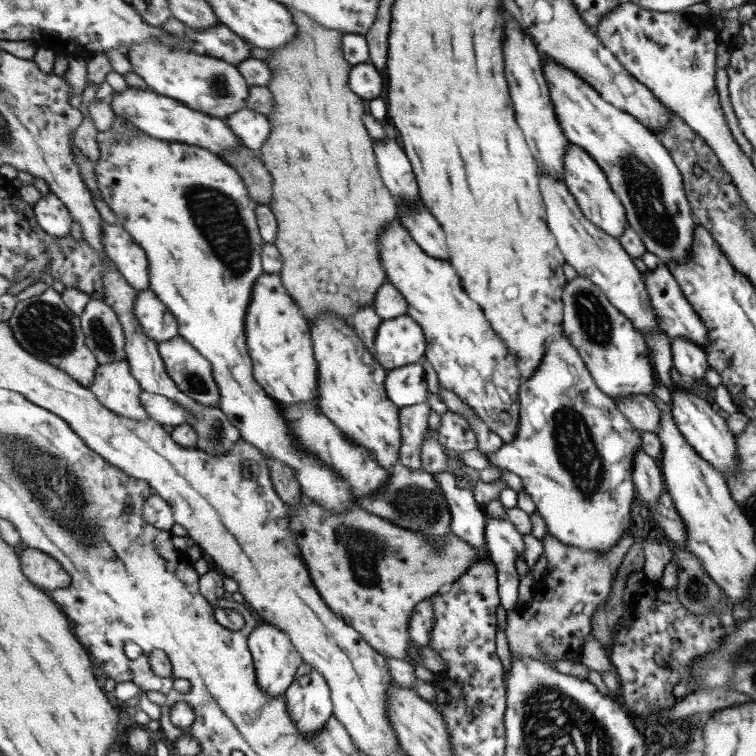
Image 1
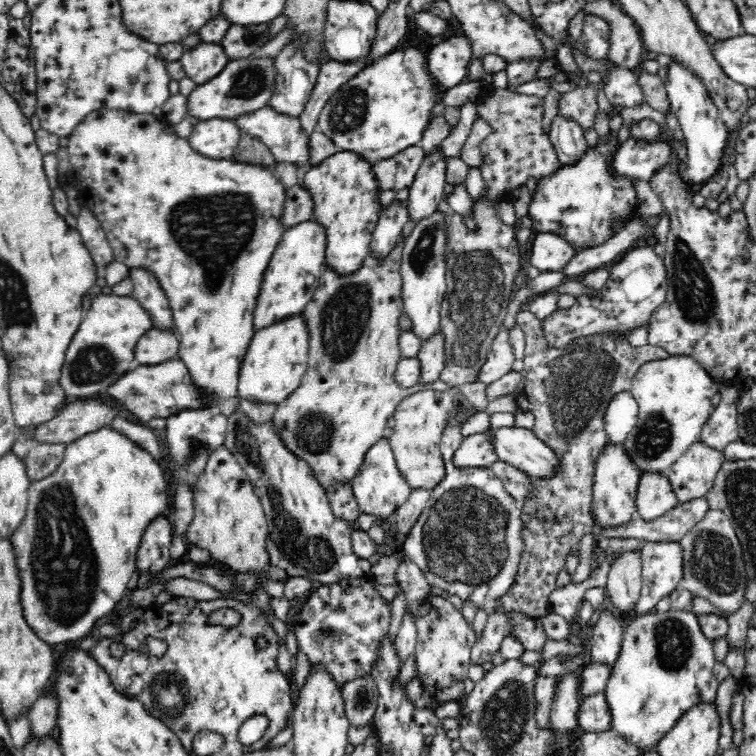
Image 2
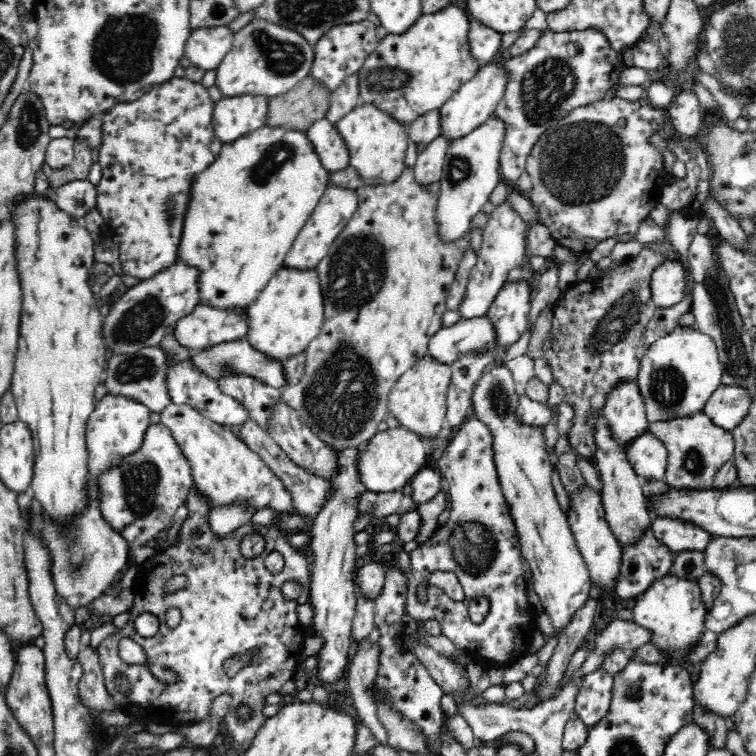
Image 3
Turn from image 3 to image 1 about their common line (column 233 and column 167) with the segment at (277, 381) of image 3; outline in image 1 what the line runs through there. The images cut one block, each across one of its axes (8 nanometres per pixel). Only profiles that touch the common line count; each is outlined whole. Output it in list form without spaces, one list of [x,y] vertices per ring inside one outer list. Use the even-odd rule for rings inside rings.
[[[181,335],[159,343],[165,366],[177,386],[197,402],[218,406],[222,394],[214,377],[213,364]]]

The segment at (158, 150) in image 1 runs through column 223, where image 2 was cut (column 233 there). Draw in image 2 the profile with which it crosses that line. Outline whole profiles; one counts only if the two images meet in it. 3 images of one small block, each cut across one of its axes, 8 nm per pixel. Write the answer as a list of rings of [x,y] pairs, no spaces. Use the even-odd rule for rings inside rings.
[[[106,108],[94,111],[67,137],[70,169],[74,172],[76,188],[79,190],[80,199],[85,201],[100,221],[112,247],[113,258],[122,261],[129,269],[132,266],[148,266],[157,276],[171,308],[174,329],[181,340],[178,357],[189,367],[189,373],[192,374],[197,385],[205,387],[205,390],[213,395],[213,401],[210,401],[209,405],[206,404],[206,407],[228,417],[238,409],[236,402],[240,401],[237,391],[239,370],[248,345],[256,332],[254,313],[261,293],[261,284],[264,282],[265,272],[269,268],[274,251],[288,228],[282,220],[287,187],[282,182],[281,175],[277,174],[274,164],[250,163],[233,157],[208,158],[190,147],[186,139],[179,138],[176,134],[167,134],[167,130],[162,127],[159,113],[136,114],[122,110]]]

